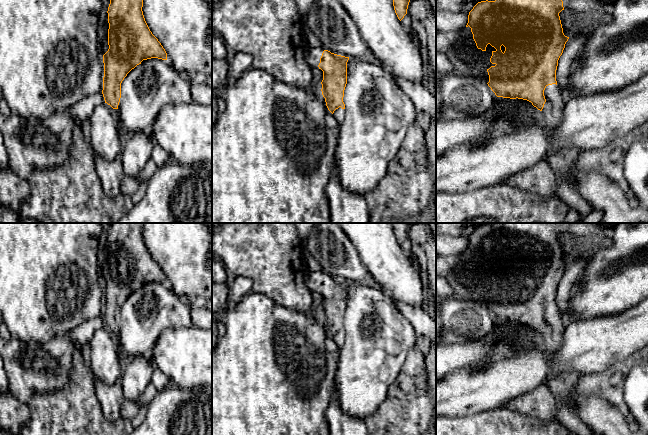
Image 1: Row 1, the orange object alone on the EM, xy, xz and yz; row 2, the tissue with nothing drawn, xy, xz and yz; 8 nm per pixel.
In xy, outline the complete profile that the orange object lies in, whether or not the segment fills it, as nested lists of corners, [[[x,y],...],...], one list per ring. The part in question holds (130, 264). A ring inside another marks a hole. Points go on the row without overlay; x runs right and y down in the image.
[[[110,223],[108,231],[108,275],[103,279],[102,318],[117,341],[122,371],[127,361],[118,341],[121,307],[143,284],[167,284],[167,277],[150,255],[142,235],[143,223]]]

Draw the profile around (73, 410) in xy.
[[[81,350],[75,351],[69,383],[60,390],[32,395],[27,403],[30,420],[22,426],[20,435],[131,435],[134,427],[130,420],[120,417],[110,421],[103,416],[94,384],[94,375]]]

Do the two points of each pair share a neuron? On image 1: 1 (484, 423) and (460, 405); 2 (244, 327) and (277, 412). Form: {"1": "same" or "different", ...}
{"1": "different", "2": "same"}

